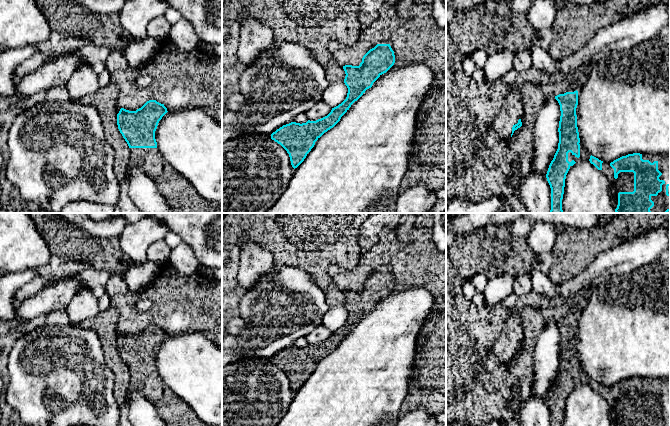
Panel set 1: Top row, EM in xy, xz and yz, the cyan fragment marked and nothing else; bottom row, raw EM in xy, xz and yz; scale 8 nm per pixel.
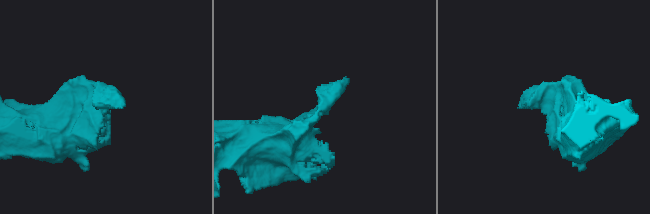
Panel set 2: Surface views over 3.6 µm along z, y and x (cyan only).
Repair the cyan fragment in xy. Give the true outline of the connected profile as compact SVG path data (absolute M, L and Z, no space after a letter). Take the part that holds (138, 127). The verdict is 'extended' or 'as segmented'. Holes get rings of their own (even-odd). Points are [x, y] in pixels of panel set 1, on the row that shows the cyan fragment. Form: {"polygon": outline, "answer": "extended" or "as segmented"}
{"polygon": "M156 100L147 101L136 111L120 109L117 114L117 125L129 146L131 159L136 160L145 172L150 175L157 190L167 200L168 204L180 213L222 213L222 203L214 203L203 199L190 183L165 161L157 148L155 131L159 121L167 112L164 104Z", "answer": "extended"}

